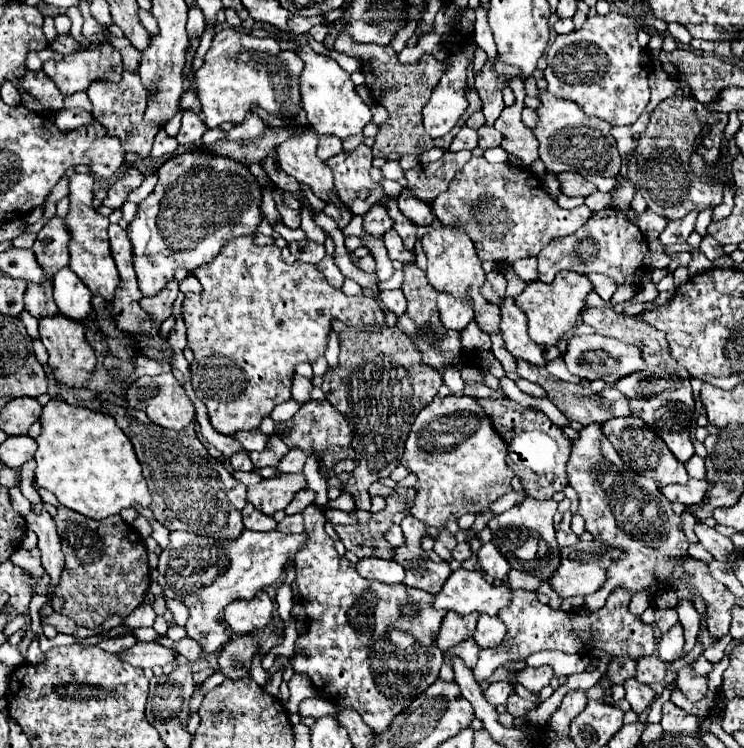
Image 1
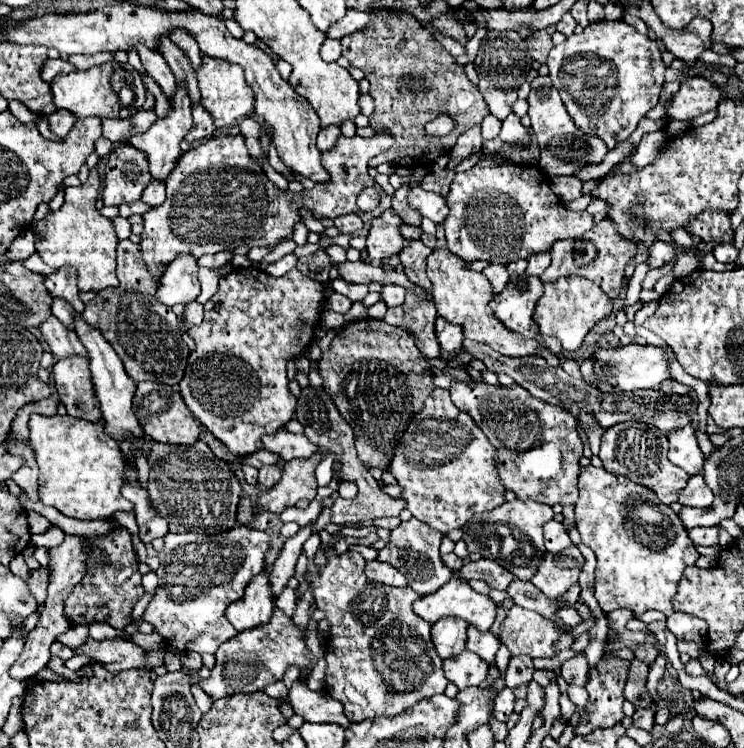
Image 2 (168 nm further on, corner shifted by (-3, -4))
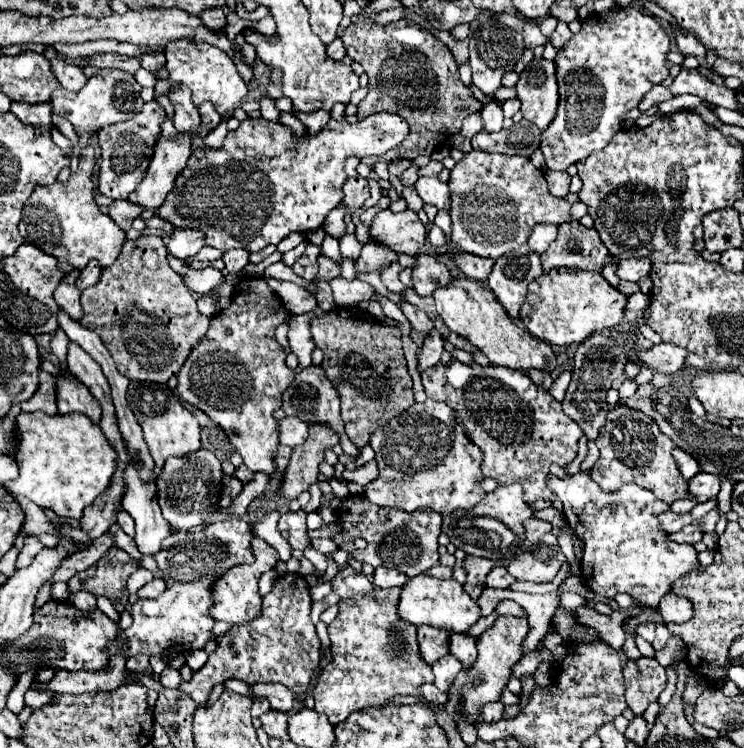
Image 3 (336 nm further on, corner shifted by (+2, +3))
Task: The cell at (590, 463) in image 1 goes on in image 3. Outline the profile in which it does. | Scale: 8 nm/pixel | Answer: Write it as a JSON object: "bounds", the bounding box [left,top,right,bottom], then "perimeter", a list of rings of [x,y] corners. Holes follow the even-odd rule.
{"bounds":[547,472,701,608],"perimeter":[[[577,472],[561,484],[551,484],[549,476],[547,484],[563,502],[567,524],[583,542],[581,576],[595,594],[613,598],[615,594],[625,592],[641,604],[657,608],[659,600],[669,592],[677,578],[701,568],[697,550],[691,544],[675,544],[661,530],[657,514],[665,512],[669,506],[657,500],[649,490],[625,484],[619,492],[607,494],[587,472]]]}

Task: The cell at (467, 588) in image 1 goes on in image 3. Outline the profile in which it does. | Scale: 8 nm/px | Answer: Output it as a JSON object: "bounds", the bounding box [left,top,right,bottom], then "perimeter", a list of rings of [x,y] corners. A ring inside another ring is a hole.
{"bounds":[399,576,479,632],"perimeter":[[[417,576],[411,578],[403,588],[401,588],[401,596],[399,596],[399,616],[401,620],[413,624],[413,626],[433,626],[433,628],[443,628],[447,632],[465,632],[471,624],[475,624],[479,620],[479,606],[477,602],[473,602],[463,586],[455,580],[439,580],[439,578],[431,578],[431,576]]]}

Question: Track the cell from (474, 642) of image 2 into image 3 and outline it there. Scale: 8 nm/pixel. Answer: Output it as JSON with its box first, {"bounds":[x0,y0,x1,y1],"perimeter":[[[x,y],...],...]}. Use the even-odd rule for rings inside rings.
{"bounds":[449,634,477,668],"perimeter":[[[451,634],[449,636],[449,654],[453,654],[463,664],[463,668],[469,668],[469,664],[473,664],[473,660],[477,660],[475,640],[467,634]]]}

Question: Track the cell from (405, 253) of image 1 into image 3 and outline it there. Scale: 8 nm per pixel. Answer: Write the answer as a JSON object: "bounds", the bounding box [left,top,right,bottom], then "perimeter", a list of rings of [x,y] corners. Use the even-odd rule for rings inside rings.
{"bounds":[413,256,453,296],"perimeter":[[[415,256],[417,266],[413,268],[413,288],[419,296],[431,296],[435,288],[449,286],[453,282],[451,272],[443,262],[433,256]]]}

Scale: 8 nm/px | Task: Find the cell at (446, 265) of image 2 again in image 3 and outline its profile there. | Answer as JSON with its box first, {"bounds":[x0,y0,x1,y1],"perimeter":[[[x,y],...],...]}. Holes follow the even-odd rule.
{"bounds":[433,278,557,372],"perimeter":[[[469,278],[453,280],[449,288],[437,288],[433,298],[437,304],[437,314],[447,324],[447,328],[467,338],[489,358],[491,364],[515,368],[521,372],[527,372],[531,368],[553,372],[557,368],[557,358],[553,354],[551,344],[547,344],[545,340],[537,342],[537,338],[533,338],[525,328],[511,320],[505,308],[501,308],[497,298],[493,296],[493,292],[481,286],[481,282]]]}

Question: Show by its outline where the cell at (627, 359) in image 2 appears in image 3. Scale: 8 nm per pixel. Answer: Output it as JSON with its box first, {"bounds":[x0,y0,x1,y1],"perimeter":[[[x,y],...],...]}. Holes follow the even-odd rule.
{"bounds":[637,344,685,374],"perimeter":[[[659,344],[653,346],[651,350],[641,350],[637,352],[637,358],[649,366],[655,372],[661,374],[675,374],[685,366],[685,348],[679,348],[675,344]]]}

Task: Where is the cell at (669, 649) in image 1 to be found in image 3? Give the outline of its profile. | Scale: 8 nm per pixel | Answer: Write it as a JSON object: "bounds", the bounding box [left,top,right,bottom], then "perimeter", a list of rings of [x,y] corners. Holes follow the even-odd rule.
{"bounds":[659,592,693,624],"perimeter":[[[669,592],[661,598],[659,614],[663,616],[665,622],[681,624],[693,616],[693,604],[689,604],[689,600],[685,600],[685,596],[677,596],[677,594]]]}

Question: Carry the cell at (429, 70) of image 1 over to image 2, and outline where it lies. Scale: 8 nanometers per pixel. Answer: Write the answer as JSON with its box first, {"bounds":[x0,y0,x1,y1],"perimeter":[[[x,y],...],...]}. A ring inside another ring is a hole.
{"bounds":[342,7,488,159],"perimeter":[[[372,7],[370,13],[376,17],[370,25],[364,29],[342,37],[342,55],[350,61],[350,65],[358,67],[364,71],[366,79],[370,81],[370,95],[376,103],[376,109],[370,117],[370,127],[376,133],[390,133],[394,139],[394,159],[410,159],[414,155],[424,155],[426,153],[426,133],[424,133],[424,123],[432,121],[436,115],[446,113],[448,109],[458,109],[458,125],[466,125],[466,129],[480,125],[482,119],[488,115],[488,107],[474,83],[466,77],[464,69],[454,63],[452,55],[436,41],[434,33],[424,27],[420,21],[416,21],[410,13],[392,9],[392,7]],[[400,39],[406,39],[406,49],[396,49],[396,43]]]}

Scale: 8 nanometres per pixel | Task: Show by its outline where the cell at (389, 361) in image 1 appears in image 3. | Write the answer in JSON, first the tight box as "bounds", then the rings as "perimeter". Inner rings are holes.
{"bounds":[311,308,415,448],"perimeter":[[[335,308],[315,318],[311,332],[317,348],[325,352],[321,366],[341,396],[345,434],[357,448],[363,448],[375,430],[415,402],[399,328],[383,326],[359,308]]]}

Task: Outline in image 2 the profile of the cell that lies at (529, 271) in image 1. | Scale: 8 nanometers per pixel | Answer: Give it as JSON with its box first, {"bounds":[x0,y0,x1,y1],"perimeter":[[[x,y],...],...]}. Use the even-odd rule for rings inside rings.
{"bounds":[526,253,550,277],"perimeter":[[[538,253],[538,255],[530,255],[528,259],[528,269],[526,269],[526,275],[536,275],[540,277],[542,271],[546,271],[546,267],[550,265],[550,253]]]}

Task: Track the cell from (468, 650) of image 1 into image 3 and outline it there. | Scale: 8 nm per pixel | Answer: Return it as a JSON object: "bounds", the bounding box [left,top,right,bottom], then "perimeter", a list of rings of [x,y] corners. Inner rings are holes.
{"bounds":[431,654,461,692],"perimeter":[[[447,654],[441,660],[437,660],[437,664],[433,664],[431,668],[433,668],[433,674],[435,674],[435,682],[433,684],[441,692],[449,692],[457,672],[461,672],[461,662],[457,662],[451,654]]]}

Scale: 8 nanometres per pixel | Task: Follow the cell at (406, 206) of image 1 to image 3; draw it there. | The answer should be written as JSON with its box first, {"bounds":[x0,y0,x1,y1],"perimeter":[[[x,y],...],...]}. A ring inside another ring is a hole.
{"bounds":[415,178,451,210],"perimeter":[[[419,178],[415,184],[415,190],[423,202],[433,204],[439,210],[449,210],[451,196],[449,196],[447,182],[441,182],[439,178]]]}

